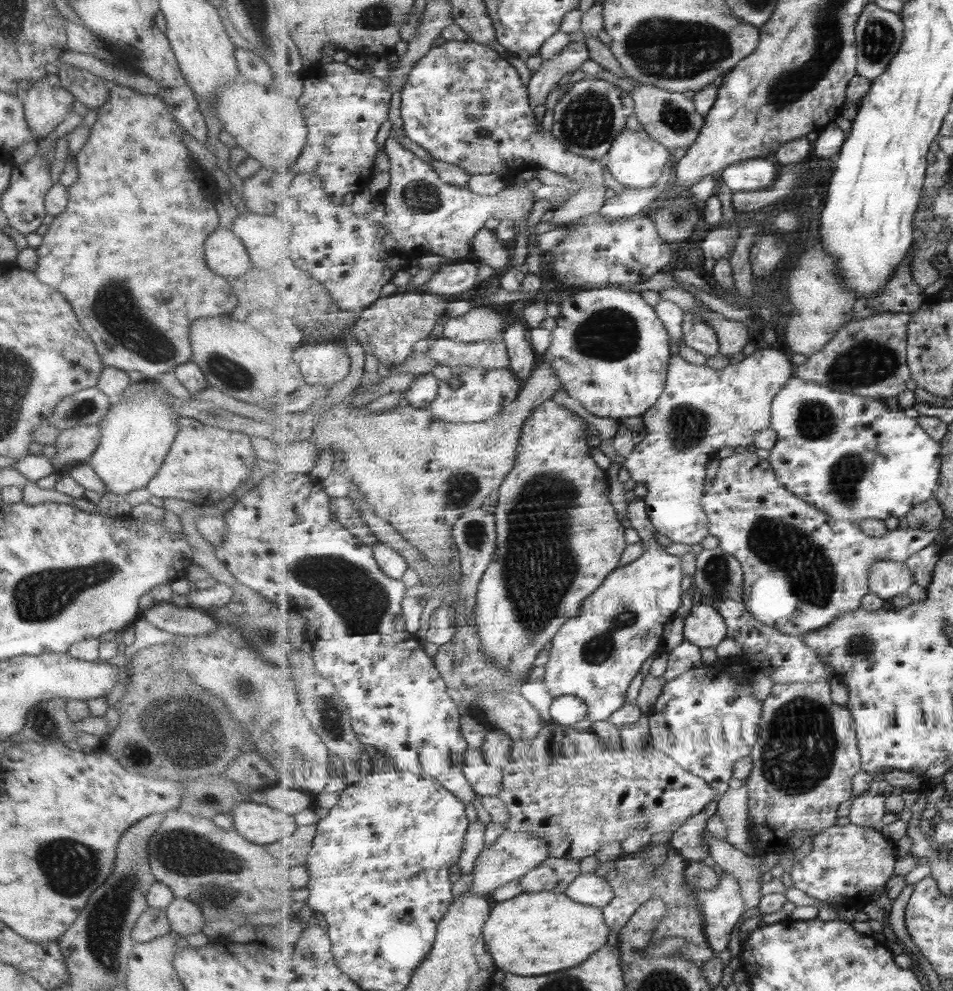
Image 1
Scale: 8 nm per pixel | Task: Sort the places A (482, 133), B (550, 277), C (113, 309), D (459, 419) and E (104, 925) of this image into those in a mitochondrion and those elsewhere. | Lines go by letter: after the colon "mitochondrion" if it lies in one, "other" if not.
A: other
B: other
C: mitochondrion
D: other
E: mitochondrion

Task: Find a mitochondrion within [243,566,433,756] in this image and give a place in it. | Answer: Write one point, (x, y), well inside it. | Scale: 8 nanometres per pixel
(330, 713)

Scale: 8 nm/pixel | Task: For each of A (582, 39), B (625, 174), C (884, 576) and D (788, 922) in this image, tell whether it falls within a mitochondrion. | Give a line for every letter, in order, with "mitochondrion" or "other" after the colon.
A: other
B: other
C: other
D: other

